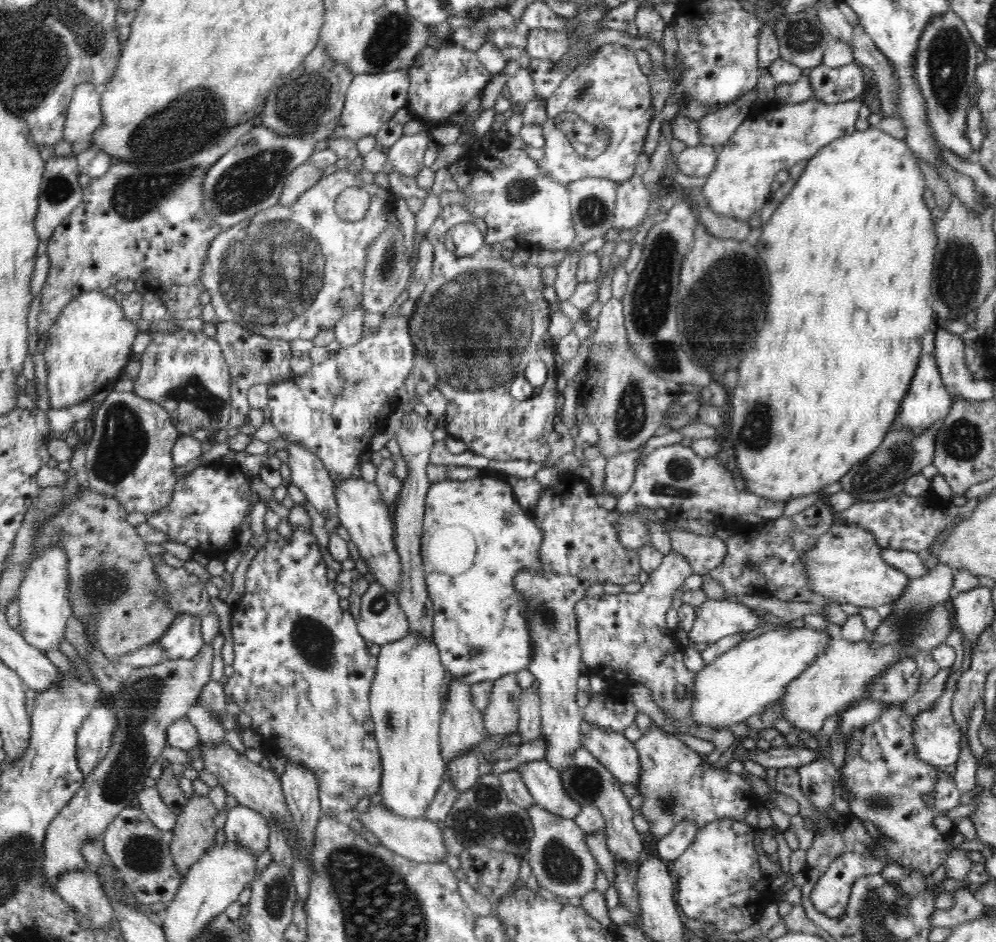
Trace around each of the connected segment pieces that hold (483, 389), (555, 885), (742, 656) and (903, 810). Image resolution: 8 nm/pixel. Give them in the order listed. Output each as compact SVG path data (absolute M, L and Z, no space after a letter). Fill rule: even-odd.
M462 205L444 206L443 210L440 210L438 218L433 222L427 230L425 236L434 246L434 264L433 272L426 289L419 296L414 312L409 318L409 331L411 334L411 340L413 341L413 347L415 350L415 367L420 378L428 379L429 384L432 387L438 387L440 392L449 400L446 411L446 430L450 436L460 439L467 447L468 451L482 455L490 460L525 460L537 462L546 462L548 460L548 454L550 454L550 447L548 446L548 437L554 429L554 424L557 423L558 417L556 416L556 403L560 396L556 389L556 378L558 371L556 368L556 362L554 361L554 341L552 341L549 335L549 322L551 319L550 303L542 295L542 291L545 289L545 285L541 276L542 269L532 266L515 267L510 261L506 261L502 258L502 255L498 252L492 252L491 245L486 245L477 250L474 254L468 256L456 256L454 253L448 252L445 247L446 233L452 226L460 224L460 222L467 222L468 224L475 224L480 229L482 234L486 235L489 230L488 225L472 215L472 213L466 211ZM532 360L542 360L544 362L548 372L546 382L538 388L534 388L530 382L526 379L524 370Z
M532 805L527 808L534 836L532 837L526 859L531 872L536 876L538 885L543 886L554 895L574 900L582 898L594 890L596 872L600 870L594 855L585 843L584 831L575 823L574 819L567 819L542 808Z
M805 624L801 628L773 629L758 638L743 640L697 672L692 699L693 726L709 726L716 730L728 728L780 702L785 687L829 648L830 640L826 630L814 630Z
M902 702L885 706L879 719L847 736L845 762L840 775L845 789L853 796L849 802L851 814L873 822L879 832L891 838L890 844L876 841L874 852L850 852L829 864L827 871L814 885L811 900L818 912L830 918L840 917L846 912L851 888L858 877L879 873L888 863L931 876L954 849L947 836L940 834L938 828L932 825L932 820L939 814L932 793L939 777L939 768L917 760L911 732L916 716L910 717L902 709Z

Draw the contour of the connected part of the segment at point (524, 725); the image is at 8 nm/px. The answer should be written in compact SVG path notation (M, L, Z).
M531 687L523 690L519 704L518 733L522 734L523 744L539 739L542 734L541 702L537 692Z

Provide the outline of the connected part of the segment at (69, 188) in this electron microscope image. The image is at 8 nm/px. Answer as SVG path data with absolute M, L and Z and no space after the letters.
M56 158L45 162L45 172L42 176L41 195L39 196L38 214L34 217L34 228L40 239L49 239L54 229L68 217L81 203L83 190L79 183L82 175L80 167L76 164L77 158Z

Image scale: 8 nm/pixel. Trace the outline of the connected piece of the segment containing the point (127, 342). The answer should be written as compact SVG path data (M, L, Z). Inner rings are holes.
M102 291L82 292L74 300L70 300L51 326L43 351L47 366L47 387L42 392L49 398L51 408L62 410L82 404L93 392L112 387L130 360L132 343L138 331L140 332L137 322L125 317L122 305Z

